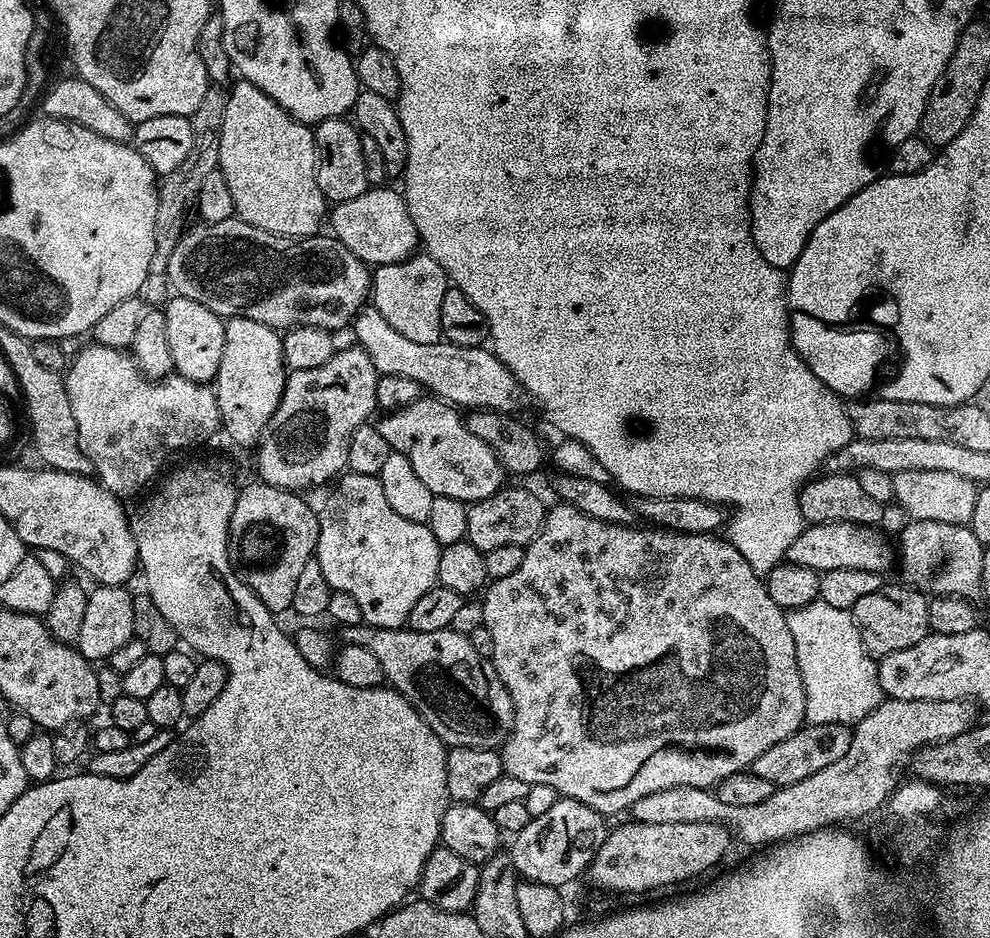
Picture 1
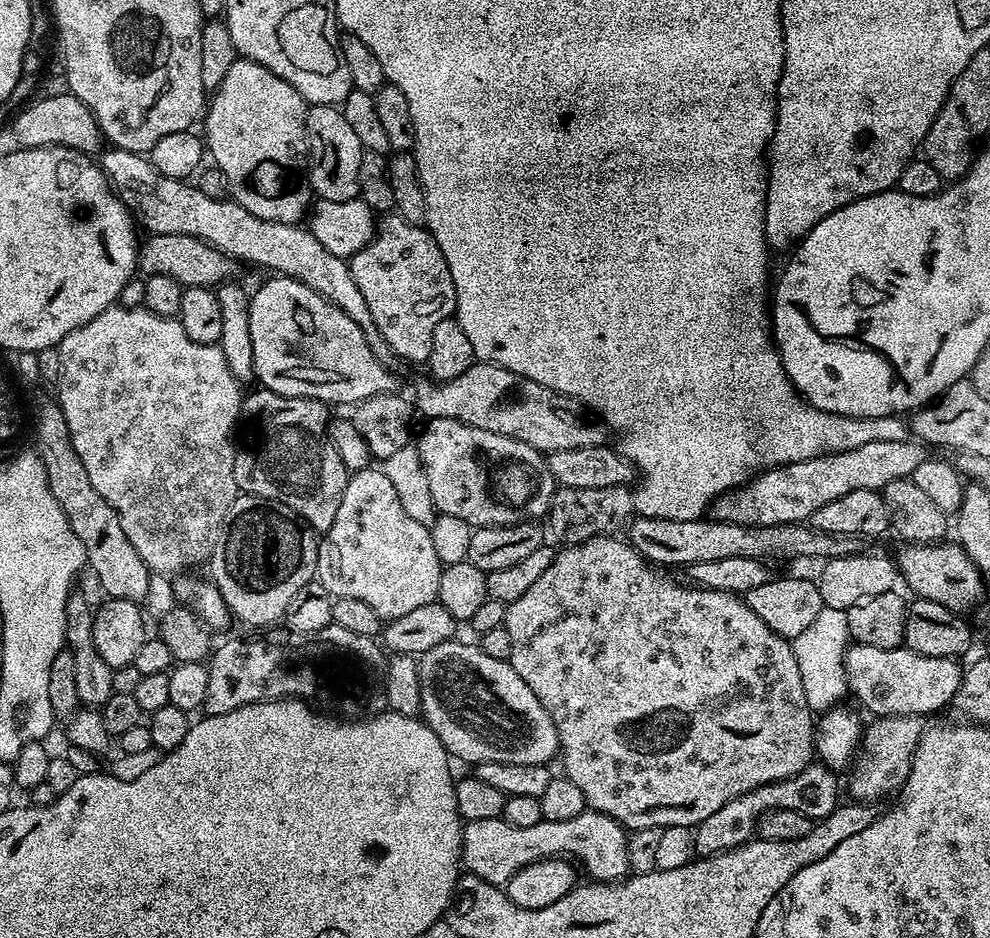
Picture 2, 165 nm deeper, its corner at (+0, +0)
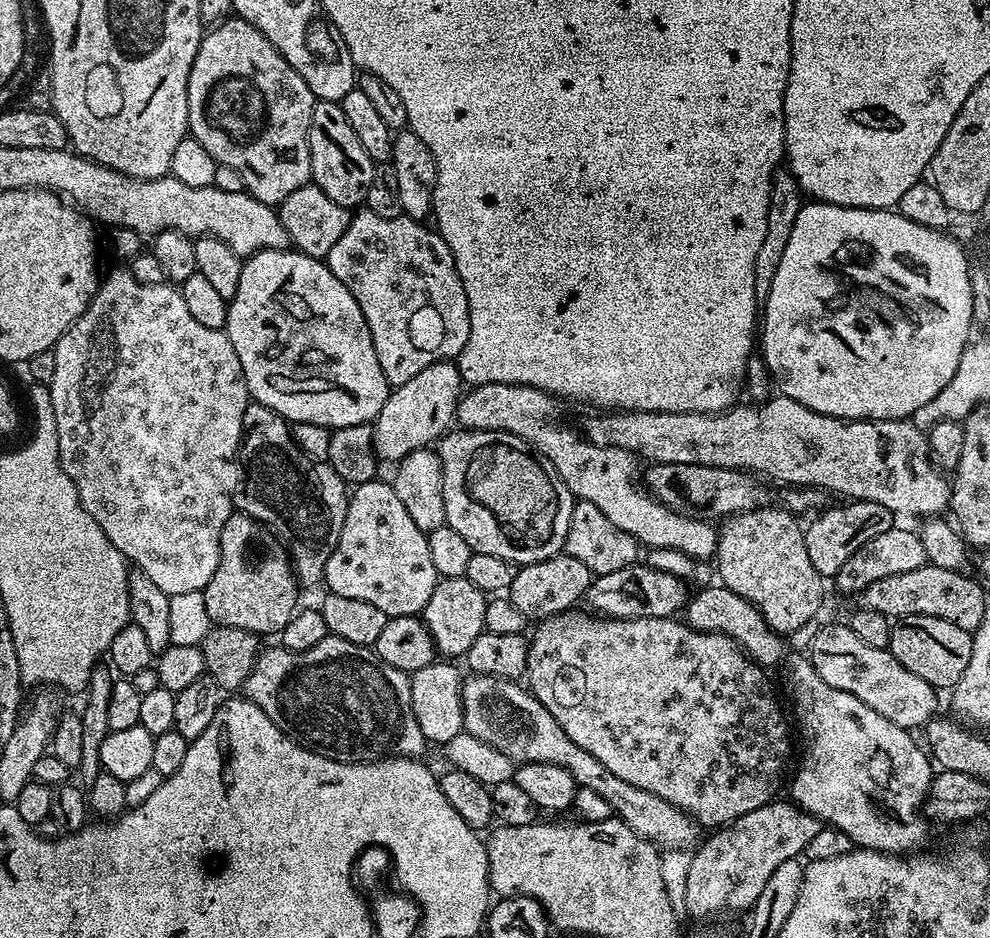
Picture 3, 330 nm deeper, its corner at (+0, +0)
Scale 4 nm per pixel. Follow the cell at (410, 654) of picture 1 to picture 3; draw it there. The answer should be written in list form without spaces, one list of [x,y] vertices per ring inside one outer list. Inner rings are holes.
[[[469,675],[462,686],[462,706],[465,733],[488,743],[513,762],[550,762],[570,770],[579,787],[598,790],[598,794],[610,802],[618,819],[626,822],[626,826],[630,826],[630,830],[637,832],[643,840],[655,844],[657,849],[688,850],[697,843],[698,825],[687,812],[658,798],[658,794],[650,794],[650,790],[638,790],[638,786],[630,786],[630,782],[622,782],[622,778],[610,774],[598,758],[582,750],[582,746],[565,734],[550,710],[546,710],[546,706],[542,706],[542,702],[538,702],[523,683],[497,676]]]

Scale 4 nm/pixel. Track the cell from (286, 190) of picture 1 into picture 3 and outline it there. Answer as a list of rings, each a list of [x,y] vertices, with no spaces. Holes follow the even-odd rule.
[[[229,18],[220,21],[211,30],[205,31],[201,35],[198,54],[194,58],[194,66],[190,70],[190,82],[188,83],[188,131],[194,139],[202,142],[202,146],[206,146],[206,151],[216,159],[217,164],[231,166],[233,170],[238,170],[238,174],[242,174],[245,189],[254,198],[273,206],[279,206],[286,198],[286,194],[294,194],[294,190],[298,190],[303,184],[311,181],[312,167],[310,166],[308,127],[310,126],[310,114],[314,110],[316,102],[317,98],[310,90],[310,86],[306,86],[302,74],[298,74],[298,70],[294,70],[294,66],[290,66],[290,62],[286,62],[286,58],[282,58],[282,54],[266,38],[266,34],[262,34],[262,30],[250,26],[250,22],[239,18]]]

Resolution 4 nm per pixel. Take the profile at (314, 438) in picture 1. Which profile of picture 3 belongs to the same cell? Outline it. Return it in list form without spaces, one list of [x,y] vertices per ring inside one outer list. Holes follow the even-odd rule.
[[[249,402],[244,411],[244,426],[246,429],[242,437],[242,496],[244,492],[244,501],[242,501],[241,504],[239,501],[239,511],[243,512],[245,516],[253,516],[254,519],[261,522],[269,522],[268,520],[272,520],[273,525],[271,524],[271,527],[273,529],[280,528],[280,533],[278,532],[279,539],[287,542],[286,547],[288,549],[288,555],[296,573],[297,581],[299,581],[301,585],[323,585],[324,567],[330,558],[330,554],[334,554],[334,546],[338,546],[338,538],[340,537],[340,531],[342,530],[342,522],[346,522],[346,510],[348,509],[348,497],[350,495],[349,489],[346,487],[342,477],[340,477],[328,463],[323,460],[311,460],[311,458],[293,442],[289,421],[285,420],[283,416],[278,415],[274,410],[270,410],[266,406],[262,406],[255,402]]]

